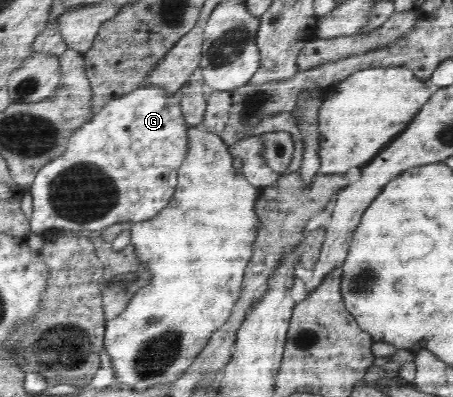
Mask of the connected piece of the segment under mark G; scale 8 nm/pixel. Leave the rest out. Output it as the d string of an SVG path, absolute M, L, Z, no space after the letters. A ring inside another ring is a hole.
M141 85L139 88L132 90L129 94L115 97L110 100L98 113L94 113L89 122L80 126L68 138L65 152L54 158L51 162L44 164L36 174L34 181L31 183L29 192L32 194L32 214L29 216L30 229L33 233L42 235L43 232L57 230L72 231L75 233L101 231L107 226L117 224L117 222L131 221L133 223L141 222L153 218L159 214L173 198L174 192L178 185L178 170L185 160L188 152L189 139L187 130L189 125L184 121L181 110L181 89L175 92L165 91L165 89L151 85Z

